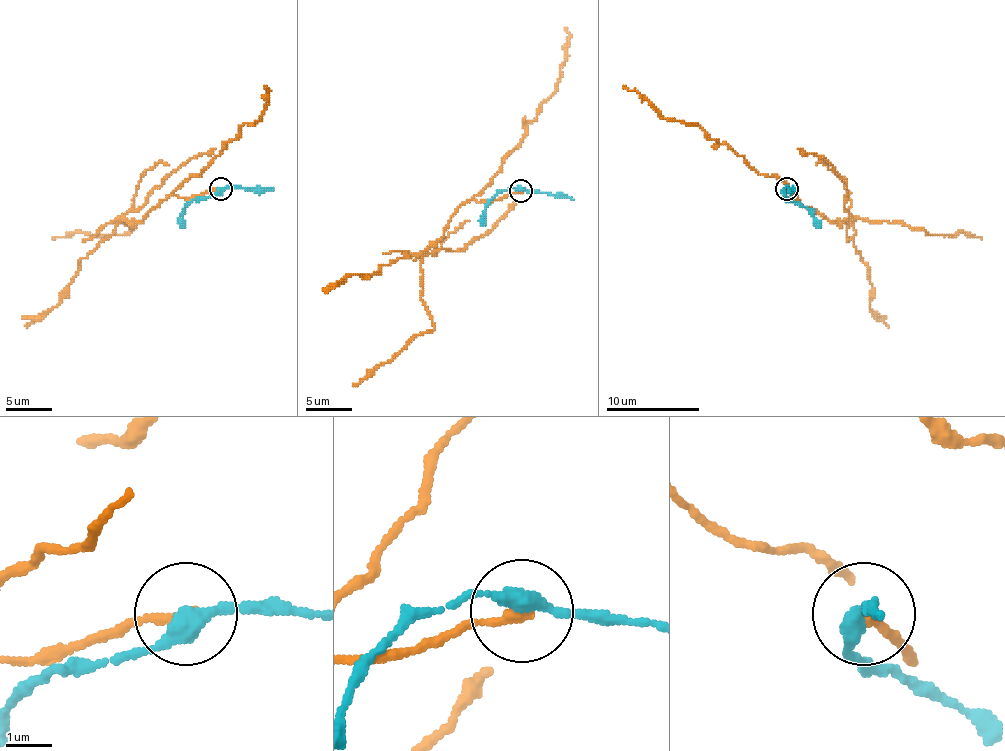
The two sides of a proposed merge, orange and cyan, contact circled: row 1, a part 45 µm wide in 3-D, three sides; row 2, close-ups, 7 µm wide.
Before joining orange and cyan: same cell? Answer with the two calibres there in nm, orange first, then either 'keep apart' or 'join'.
240/320 nm | keep apart

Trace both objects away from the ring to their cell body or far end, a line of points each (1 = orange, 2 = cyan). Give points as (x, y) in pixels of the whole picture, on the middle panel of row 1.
1: (520, 190), (469, 200), (457, 209), (422, 253), (420, 300), (434, 327), (353, 386)
2: (520, 190), (501, 190), (485, 209), (483, 225)

